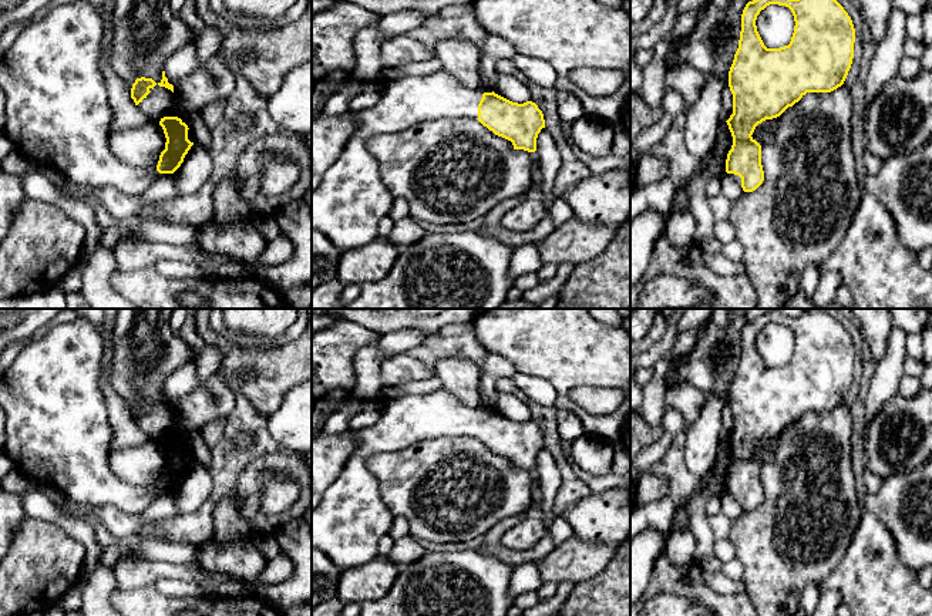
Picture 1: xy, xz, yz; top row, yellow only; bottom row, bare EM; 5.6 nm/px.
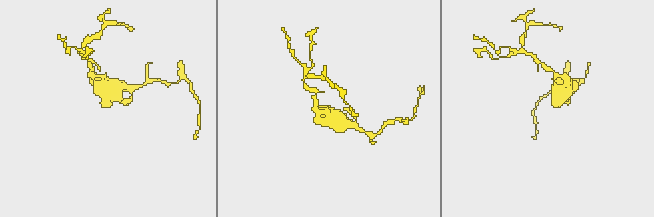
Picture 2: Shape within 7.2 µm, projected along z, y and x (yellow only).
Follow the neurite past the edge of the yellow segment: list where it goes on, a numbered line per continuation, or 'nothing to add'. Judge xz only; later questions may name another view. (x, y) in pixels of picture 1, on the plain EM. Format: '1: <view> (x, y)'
1: xz (352, 518)

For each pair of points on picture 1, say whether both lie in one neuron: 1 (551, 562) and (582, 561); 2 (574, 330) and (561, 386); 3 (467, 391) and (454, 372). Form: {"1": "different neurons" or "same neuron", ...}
{"1": "same neuron", "2": "same neuron", "3": "same neuron"}

